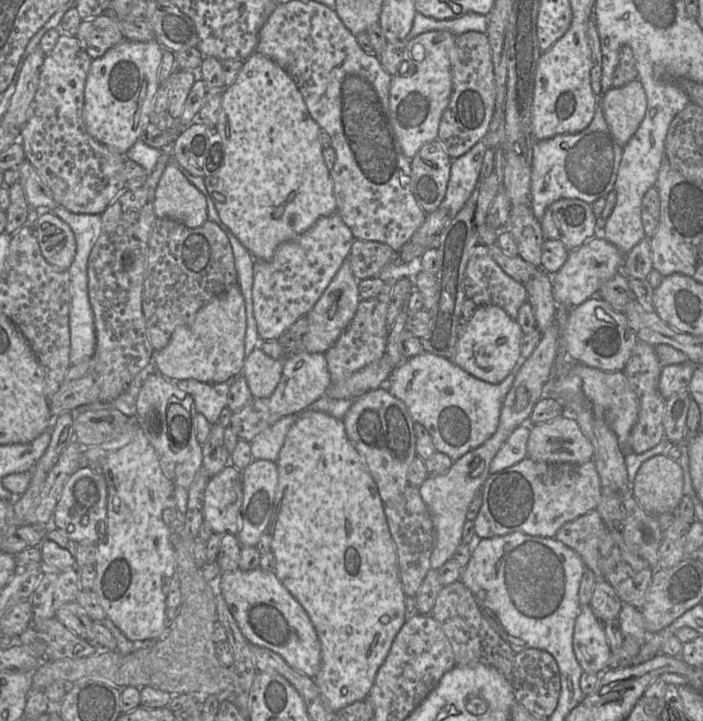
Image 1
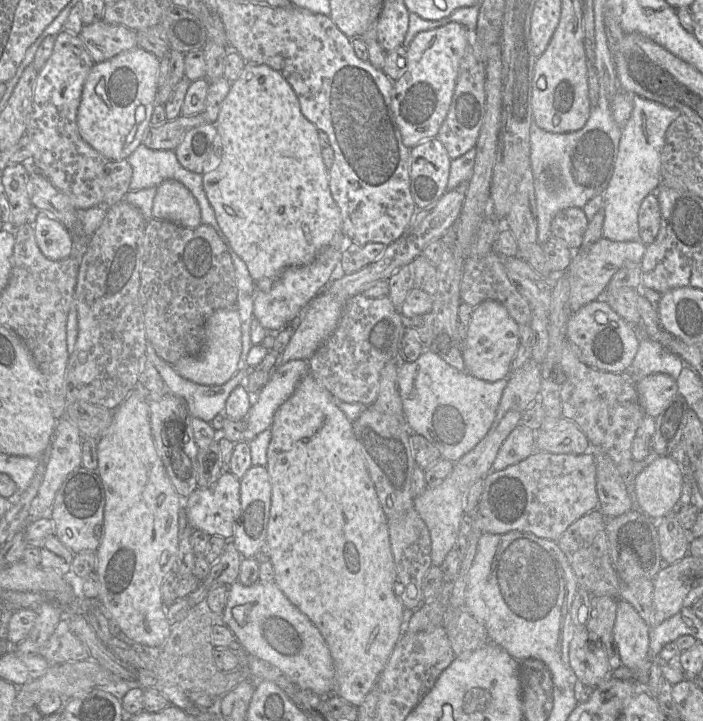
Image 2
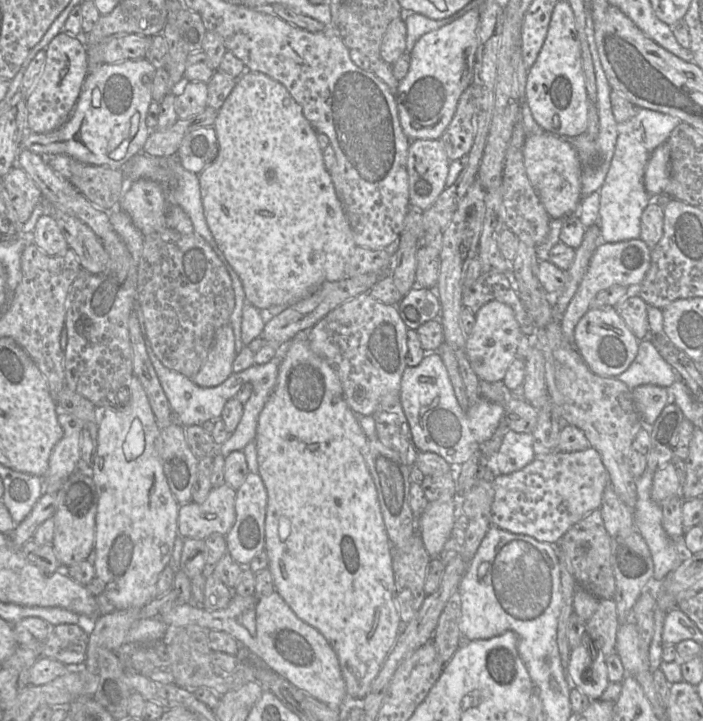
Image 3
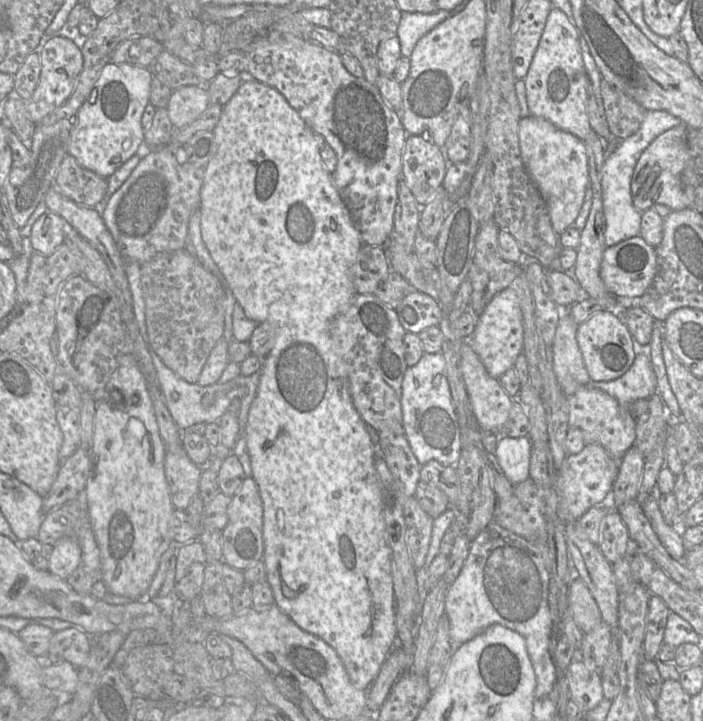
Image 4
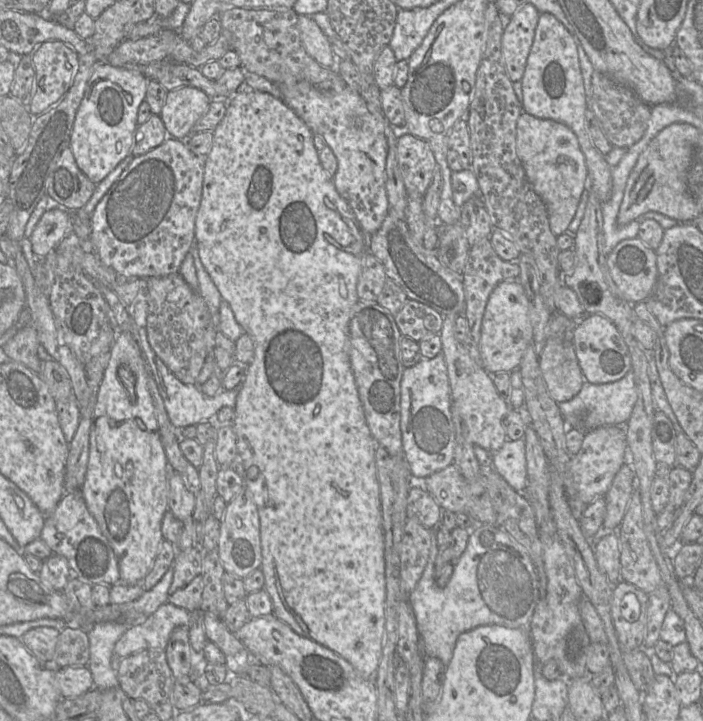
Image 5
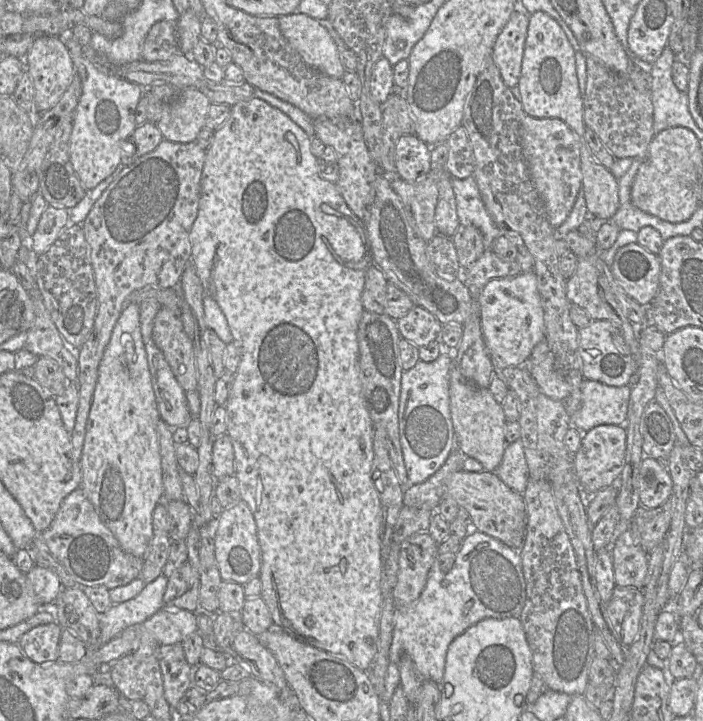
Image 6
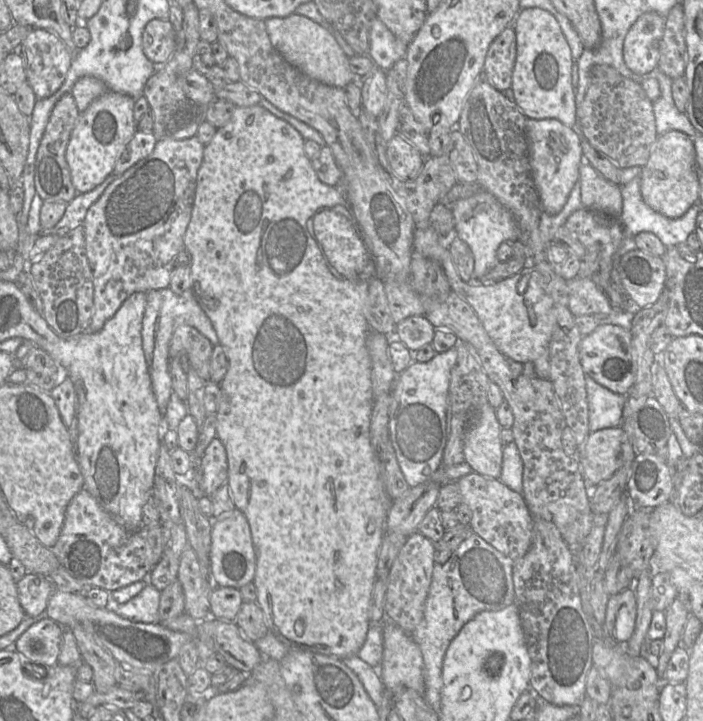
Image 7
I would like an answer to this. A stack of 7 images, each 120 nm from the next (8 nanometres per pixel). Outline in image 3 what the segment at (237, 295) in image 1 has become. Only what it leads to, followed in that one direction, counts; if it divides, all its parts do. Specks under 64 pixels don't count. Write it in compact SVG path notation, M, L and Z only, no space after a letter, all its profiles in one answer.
M231 324L220 327L208 357L199 372L190 378L200 387L215 387L223 383L232 373L236 357L235 336Z

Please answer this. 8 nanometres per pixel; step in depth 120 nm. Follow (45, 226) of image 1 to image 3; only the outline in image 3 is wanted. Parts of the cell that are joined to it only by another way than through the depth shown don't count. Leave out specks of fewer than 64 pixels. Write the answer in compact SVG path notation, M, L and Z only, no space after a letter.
M49 214L39 217L32 234L35 245L49 256L62 255L69 249L55 219Z

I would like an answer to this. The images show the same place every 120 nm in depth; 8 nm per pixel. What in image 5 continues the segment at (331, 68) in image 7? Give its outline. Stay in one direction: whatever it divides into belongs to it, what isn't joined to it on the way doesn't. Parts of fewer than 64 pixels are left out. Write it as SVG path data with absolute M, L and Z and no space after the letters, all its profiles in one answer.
M298 15L298 28L306 52L320 65L334 68L338 62L330 45L329 38L309 16Z

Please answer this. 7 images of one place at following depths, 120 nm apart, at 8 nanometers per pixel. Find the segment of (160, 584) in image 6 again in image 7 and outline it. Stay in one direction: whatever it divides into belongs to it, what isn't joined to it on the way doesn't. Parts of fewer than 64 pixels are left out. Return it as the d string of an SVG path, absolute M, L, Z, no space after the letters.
M146 582L144 588L125 604L112 605L117 614L133 622L159 623L161 591Z

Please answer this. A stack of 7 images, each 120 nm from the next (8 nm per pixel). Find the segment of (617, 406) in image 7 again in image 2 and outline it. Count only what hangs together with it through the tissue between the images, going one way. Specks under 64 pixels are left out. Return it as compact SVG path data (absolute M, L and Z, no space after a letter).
M645 337L639 342L638 351L629 369L629 373L635 379L664 373L676 380L684 365L683 360L679 356L658 342Z

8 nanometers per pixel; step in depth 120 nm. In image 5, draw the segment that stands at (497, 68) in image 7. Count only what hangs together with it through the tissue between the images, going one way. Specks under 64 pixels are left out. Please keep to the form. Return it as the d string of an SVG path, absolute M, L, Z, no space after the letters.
M527 2L510 18L504 18L502 54L512 82L521 81L524 75L540 14L533 4Z

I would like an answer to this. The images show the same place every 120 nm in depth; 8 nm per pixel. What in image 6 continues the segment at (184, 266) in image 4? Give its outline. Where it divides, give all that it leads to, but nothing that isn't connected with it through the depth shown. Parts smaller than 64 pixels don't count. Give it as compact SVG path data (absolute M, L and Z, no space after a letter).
M162 306L154 318L152 337L183 390L197 390L194 343L184 330L179 310Z

